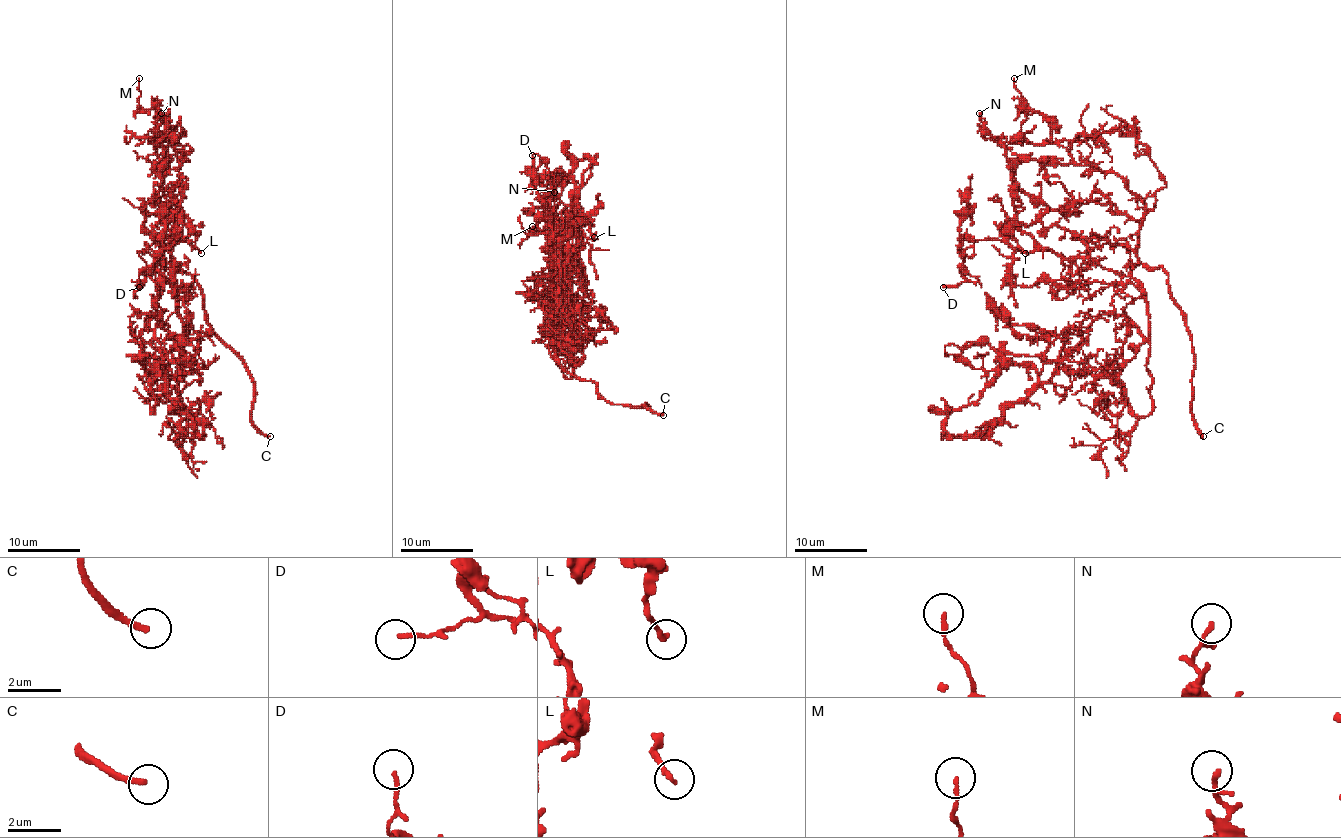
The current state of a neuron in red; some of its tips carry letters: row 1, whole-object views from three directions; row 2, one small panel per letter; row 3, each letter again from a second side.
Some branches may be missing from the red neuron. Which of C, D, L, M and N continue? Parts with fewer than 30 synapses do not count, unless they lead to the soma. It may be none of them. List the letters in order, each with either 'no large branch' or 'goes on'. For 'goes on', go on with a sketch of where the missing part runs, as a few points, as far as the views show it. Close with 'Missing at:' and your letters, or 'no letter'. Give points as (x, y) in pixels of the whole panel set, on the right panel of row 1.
C: goes on
D: no large branch
L: no large branch
M: no large branch
N: no large branch
Missing at: C

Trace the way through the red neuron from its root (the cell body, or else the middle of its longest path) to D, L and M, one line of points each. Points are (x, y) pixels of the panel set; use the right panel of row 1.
D: (1148, 314), (1144, 291), (1128, 276), (1086, 258), (1021, 253), (999, 240), (965, 240), (965, 280), (943, 287)
L: (1148, 314), (1144, 289), (1132, 276), (1137, 256), (1124, 245), (1032, 222), (1016, 225), (1012, 233), (1025, 253)
M: (1148, 314), (1132, 276), (1146, 203), (1054, 142), (1046, 116), (1021, 109), (1014, 78)

